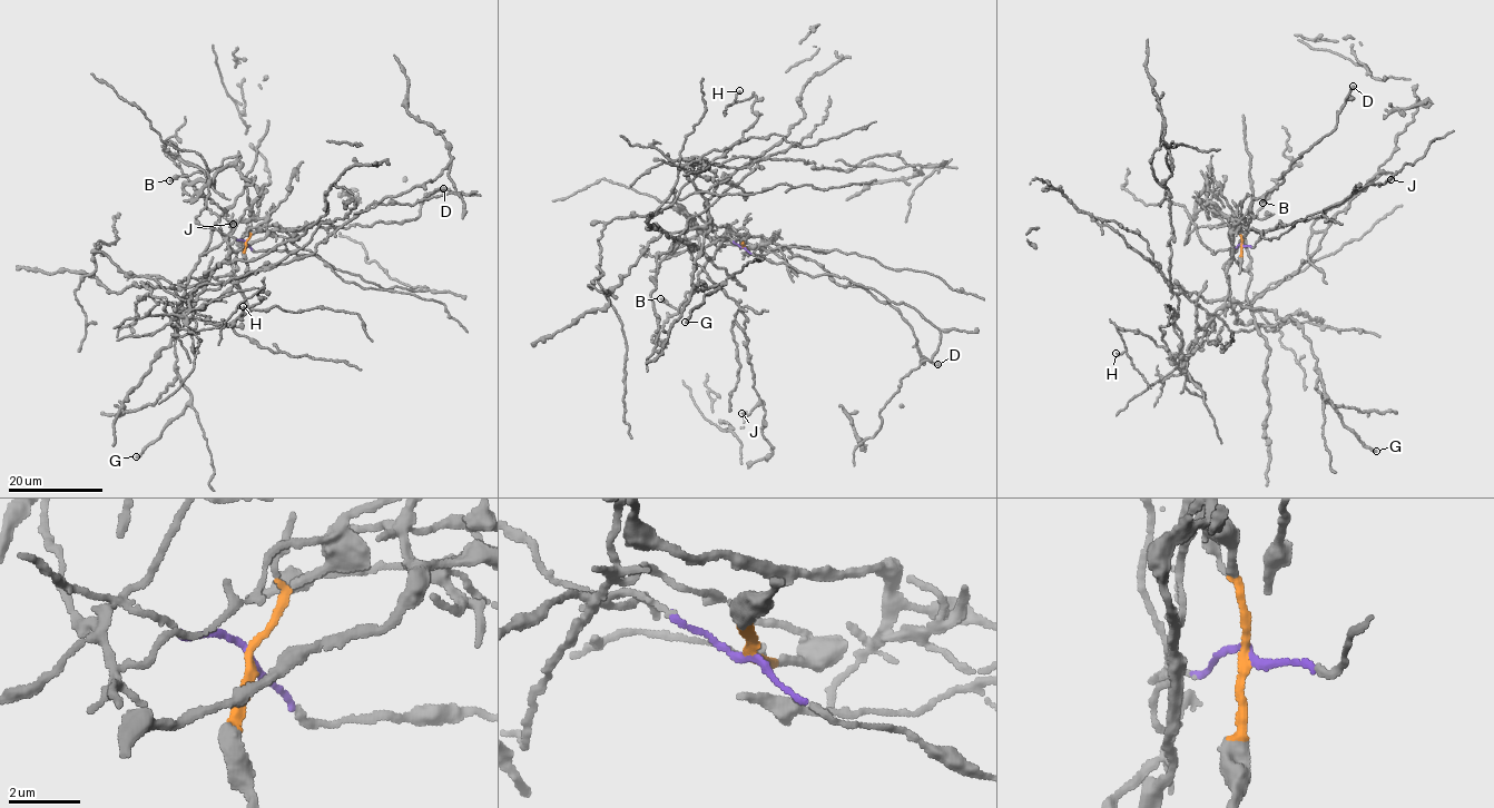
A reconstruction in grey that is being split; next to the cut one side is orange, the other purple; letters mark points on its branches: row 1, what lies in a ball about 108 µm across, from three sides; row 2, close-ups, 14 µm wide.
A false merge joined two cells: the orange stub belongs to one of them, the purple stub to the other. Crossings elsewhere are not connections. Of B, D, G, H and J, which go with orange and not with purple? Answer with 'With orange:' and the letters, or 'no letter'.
With orange: B, D, G, H, J

